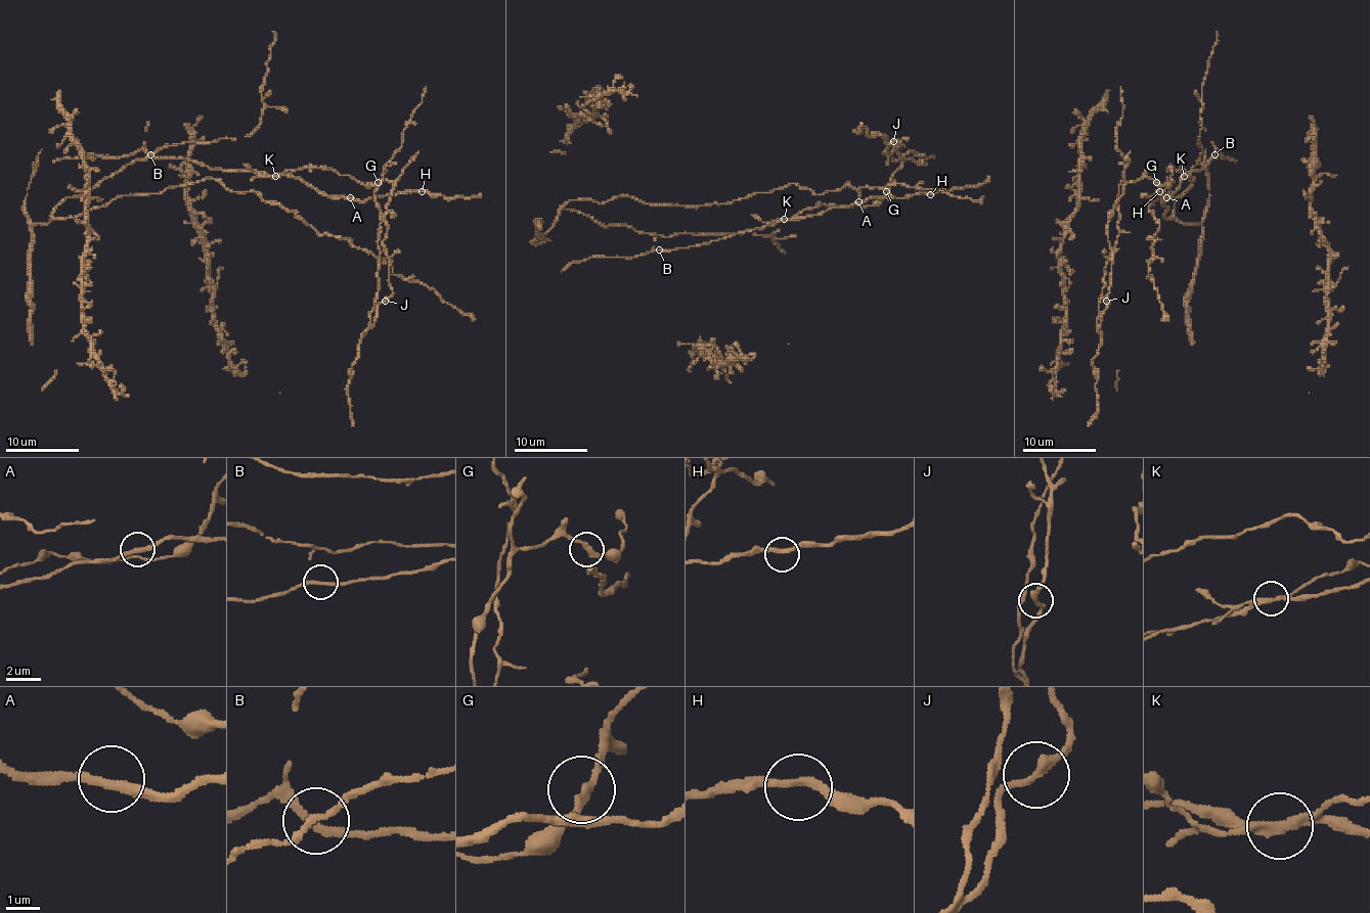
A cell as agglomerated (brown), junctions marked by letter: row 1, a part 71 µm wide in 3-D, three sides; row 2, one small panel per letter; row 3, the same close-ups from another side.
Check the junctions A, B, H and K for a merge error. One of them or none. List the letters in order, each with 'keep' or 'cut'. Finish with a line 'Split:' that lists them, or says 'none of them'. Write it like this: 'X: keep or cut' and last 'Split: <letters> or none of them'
A: keep
B: keep
H: keep
K: cut
Split: K

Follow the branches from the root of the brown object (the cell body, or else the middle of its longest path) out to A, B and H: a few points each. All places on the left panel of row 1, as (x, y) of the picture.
A: (191, 161), (214, 170), (293, 175), (327, 195), (350, 197)
B: (191, 161), (150, 154)
H: (191, 161), (214, 170), (293, 175), (327, 195), (359, 200), (422, 191)

